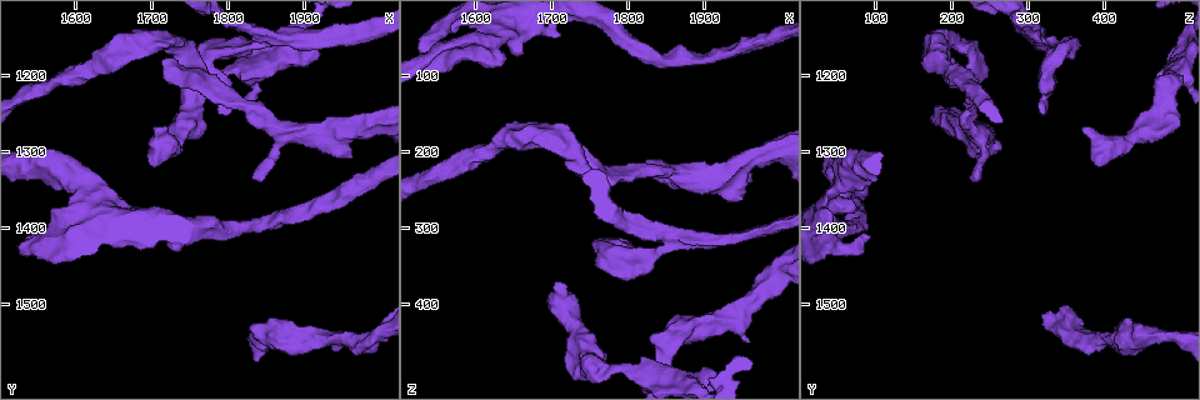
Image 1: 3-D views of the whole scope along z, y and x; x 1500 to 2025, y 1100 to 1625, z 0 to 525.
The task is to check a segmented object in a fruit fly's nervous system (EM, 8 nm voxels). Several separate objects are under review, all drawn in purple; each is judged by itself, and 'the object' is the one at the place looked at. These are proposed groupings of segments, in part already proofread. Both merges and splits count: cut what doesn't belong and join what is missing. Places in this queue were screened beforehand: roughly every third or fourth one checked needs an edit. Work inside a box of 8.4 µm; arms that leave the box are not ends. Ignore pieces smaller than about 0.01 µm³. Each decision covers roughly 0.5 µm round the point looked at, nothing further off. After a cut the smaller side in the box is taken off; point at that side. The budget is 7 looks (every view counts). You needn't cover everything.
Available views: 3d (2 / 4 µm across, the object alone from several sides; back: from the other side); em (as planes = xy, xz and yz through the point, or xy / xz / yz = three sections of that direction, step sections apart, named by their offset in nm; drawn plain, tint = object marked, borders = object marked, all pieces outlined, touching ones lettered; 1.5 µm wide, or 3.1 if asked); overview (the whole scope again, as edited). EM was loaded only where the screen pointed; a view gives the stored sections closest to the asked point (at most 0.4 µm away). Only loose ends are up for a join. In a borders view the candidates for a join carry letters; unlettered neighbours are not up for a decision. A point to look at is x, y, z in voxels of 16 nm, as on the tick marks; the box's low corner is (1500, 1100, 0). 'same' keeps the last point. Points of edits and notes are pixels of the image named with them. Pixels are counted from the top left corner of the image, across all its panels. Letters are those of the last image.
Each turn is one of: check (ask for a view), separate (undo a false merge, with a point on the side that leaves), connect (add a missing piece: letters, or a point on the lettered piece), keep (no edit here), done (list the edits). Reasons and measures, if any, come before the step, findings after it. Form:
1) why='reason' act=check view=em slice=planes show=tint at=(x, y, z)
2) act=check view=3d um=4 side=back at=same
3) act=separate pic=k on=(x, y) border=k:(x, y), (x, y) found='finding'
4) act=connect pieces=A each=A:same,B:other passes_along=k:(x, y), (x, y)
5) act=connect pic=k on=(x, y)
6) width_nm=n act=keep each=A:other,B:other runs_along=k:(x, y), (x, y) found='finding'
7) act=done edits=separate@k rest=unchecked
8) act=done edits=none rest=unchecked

why='free end' act=check view=3d um=4 at=(1840, 1340, 230)

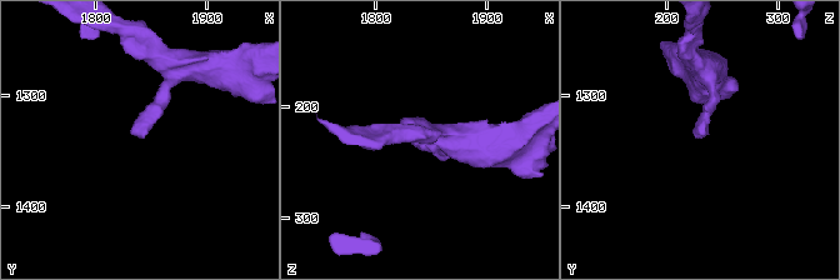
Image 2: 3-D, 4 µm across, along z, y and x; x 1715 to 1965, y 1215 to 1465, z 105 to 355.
why='now the EM' act=check view=em slice=yz step=8 show=borders at=(1844, 1338, 228)

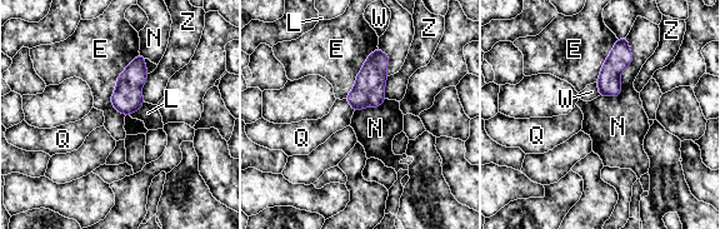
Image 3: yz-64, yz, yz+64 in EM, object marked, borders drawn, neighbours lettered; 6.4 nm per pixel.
act=check view=em slice=planes show=borders at=same

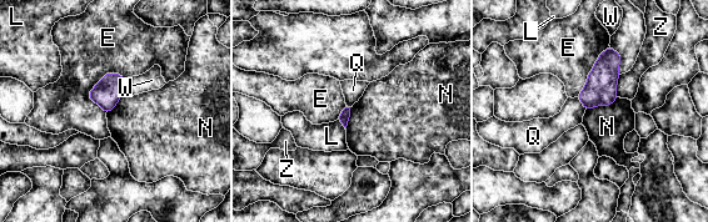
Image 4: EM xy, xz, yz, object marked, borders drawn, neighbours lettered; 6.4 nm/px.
act=keep each=E:other,L:other,N:other,Q:other,W:other,Z:other found='no lettered piece goes on from it'

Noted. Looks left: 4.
why='branch stops here' act=check view=em slice=planes show=borders at=(1545, 1410, 90)

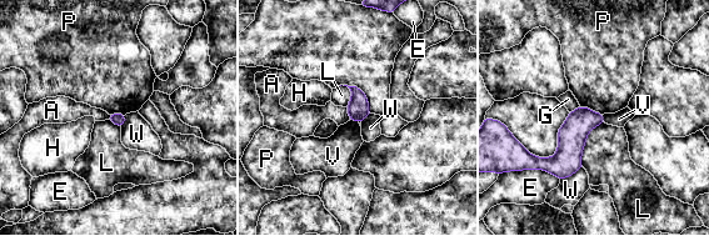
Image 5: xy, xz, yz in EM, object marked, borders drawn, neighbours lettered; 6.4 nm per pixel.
act=keep each=A:other,E:other,G:other,H:other,L:other,P:other,V:other,W:other runs_along=5:(599, 116), (553, 164), (540, 164) found='no lettered piece goes on from it'

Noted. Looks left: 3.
act=check view=3d um=4 side=back at=(1750, 1210, 480)

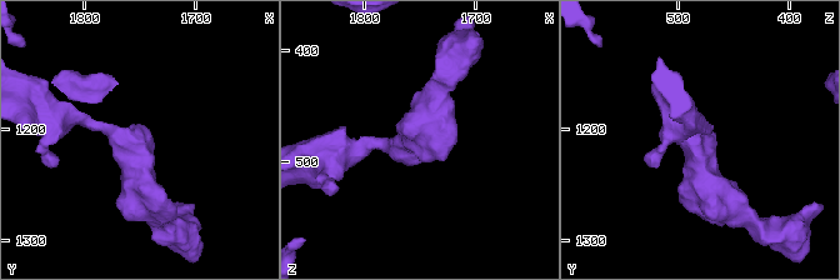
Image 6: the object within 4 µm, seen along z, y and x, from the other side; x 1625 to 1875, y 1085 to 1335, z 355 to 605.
act=check view=em slice=xz step=4 show=borders at=(1754, 1216, 484)

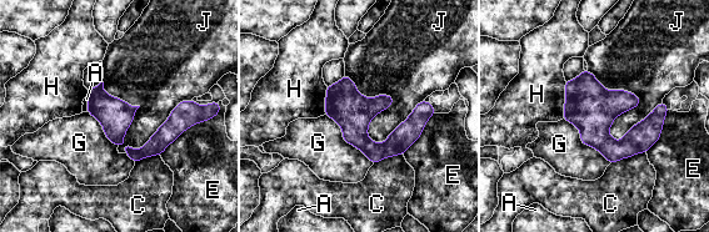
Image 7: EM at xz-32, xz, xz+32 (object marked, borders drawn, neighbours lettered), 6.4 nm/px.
longest_contact=J:600nm act=keep each=A:other,C:other,E:other,G:other,H:other,J:other border=7:(645, 151), (622, 157), (610, 164) found='continuous, no second cell'

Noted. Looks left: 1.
act=done edits=none rest=unchecked

